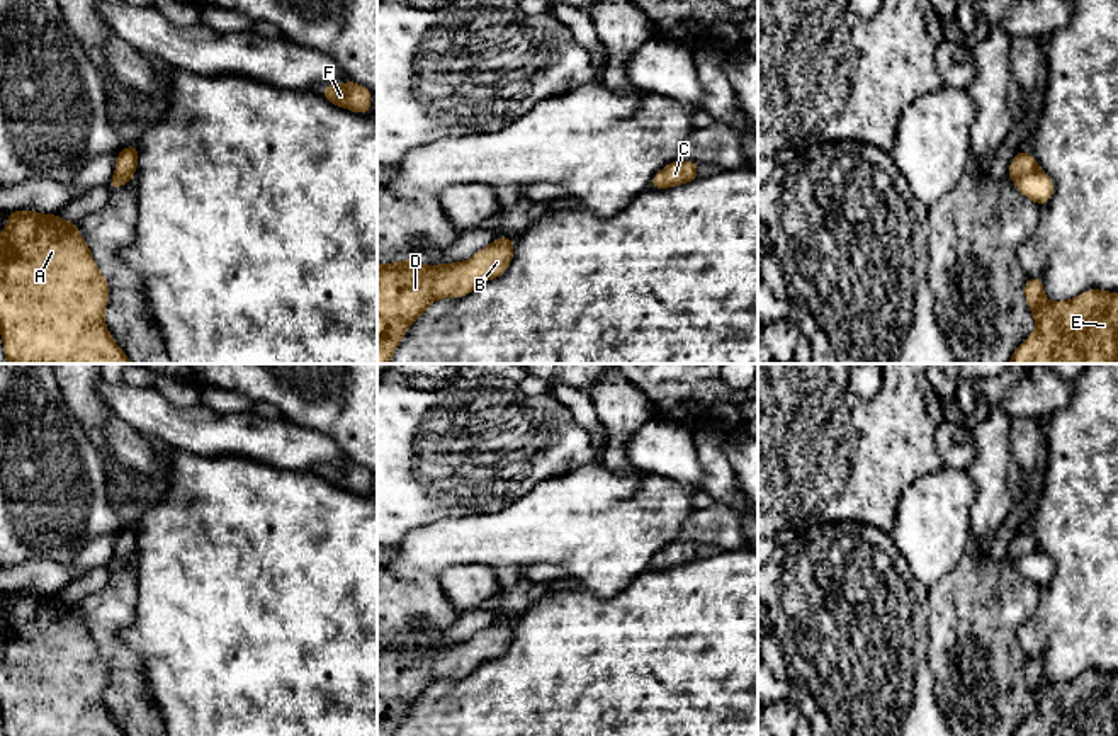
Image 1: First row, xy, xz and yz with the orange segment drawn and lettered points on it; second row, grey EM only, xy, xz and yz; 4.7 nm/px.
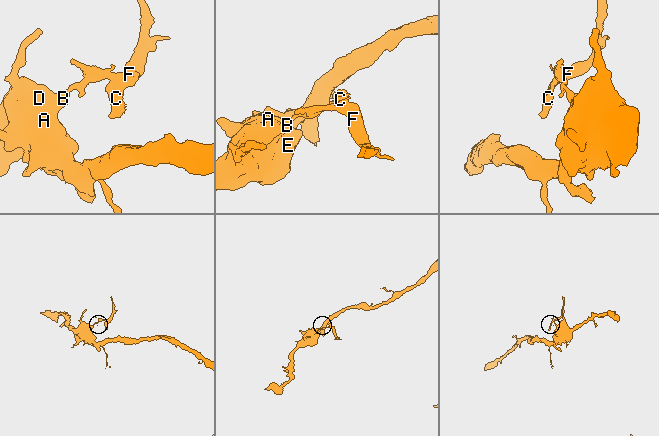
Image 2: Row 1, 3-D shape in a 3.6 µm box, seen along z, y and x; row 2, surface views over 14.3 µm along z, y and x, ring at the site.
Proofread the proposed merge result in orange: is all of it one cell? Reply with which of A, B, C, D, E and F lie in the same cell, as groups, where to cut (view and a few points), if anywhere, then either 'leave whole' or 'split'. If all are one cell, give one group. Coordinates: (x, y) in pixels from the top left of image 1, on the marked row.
A B D E / C F | yz (1037, 167), (1013, 179) | split

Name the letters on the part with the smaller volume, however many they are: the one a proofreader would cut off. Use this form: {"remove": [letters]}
{"remove": ["C", "F"]}

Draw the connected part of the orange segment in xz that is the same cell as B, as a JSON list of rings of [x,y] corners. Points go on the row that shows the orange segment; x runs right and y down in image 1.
[[[498,238],[471,260],[421,265],[413,258],[377,263],[377,364],[389,364],[404,331],[438,297],[462,297],[503,275],[513,250]]]

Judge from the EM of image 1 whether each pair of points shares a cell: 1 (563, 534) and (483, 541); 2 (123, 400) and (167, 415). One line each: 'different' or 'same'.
1: same
2: same

